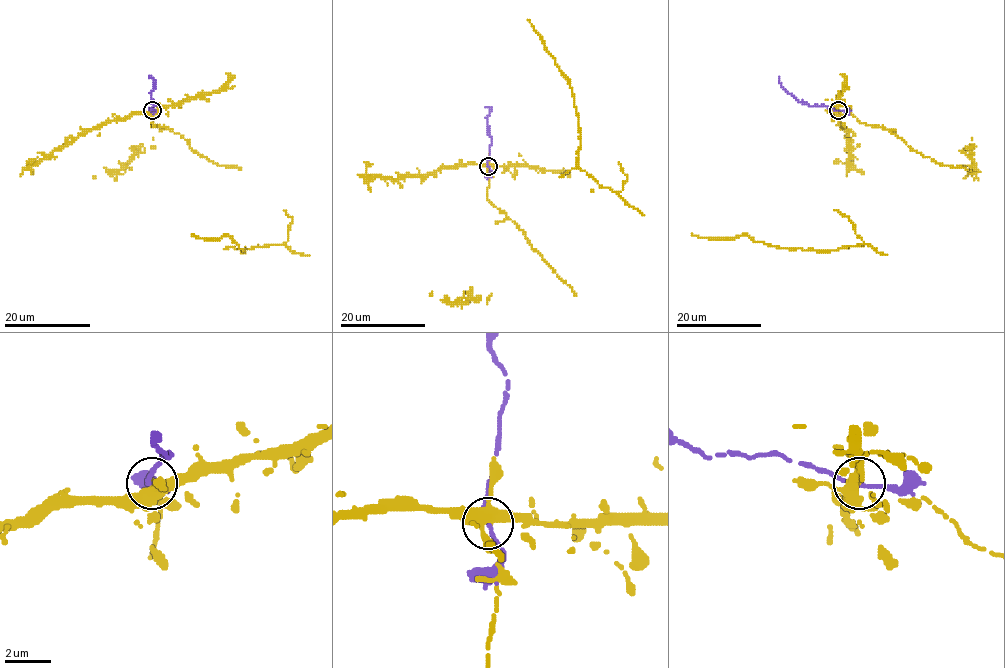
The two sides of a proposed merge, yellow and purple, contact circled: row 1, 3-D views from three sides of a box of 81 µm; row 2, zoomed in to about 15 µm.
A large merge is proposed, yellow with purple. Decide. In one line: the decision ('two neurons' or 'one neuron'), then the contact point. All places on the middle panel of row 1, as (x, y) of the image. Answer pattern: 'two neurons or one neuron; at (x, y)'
one neuron; at (488, 166)

